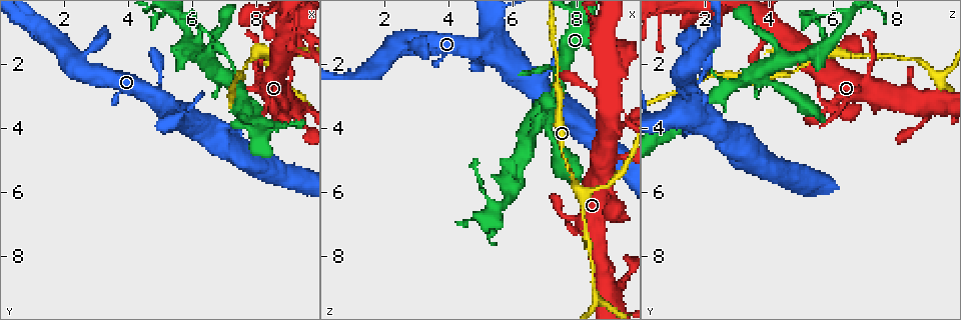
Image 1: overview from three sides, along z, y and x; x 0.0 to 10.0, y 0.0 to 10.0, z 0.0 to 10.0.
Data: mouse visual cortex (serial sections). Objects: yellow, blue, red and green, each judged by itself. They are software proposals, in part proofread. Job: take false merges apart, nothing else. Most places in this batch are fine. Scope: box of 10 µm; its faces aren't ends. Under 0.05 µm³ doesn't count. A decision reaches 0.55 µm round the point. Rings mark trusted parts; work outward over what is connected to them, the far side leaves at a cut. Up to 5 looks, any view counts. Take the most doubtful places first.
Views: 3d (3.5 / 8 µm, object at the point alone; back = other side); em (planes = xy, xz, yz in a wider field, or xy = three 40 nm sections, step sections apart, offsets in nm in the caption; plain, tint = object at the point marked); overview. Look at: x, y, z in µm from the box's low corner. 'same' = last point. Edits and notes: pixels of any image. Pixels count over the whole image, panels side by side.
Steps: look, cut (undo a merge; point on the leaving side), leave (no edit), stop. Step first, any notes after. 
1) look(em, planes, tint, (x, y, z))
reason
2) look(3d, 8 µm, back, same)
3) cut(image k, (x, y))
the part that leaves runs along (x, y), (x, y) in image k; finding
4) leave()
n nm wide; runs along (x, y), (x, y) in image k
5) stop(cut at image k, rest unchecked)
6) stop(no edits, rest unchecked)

look(3d, 3.5 µm, (8.95, 3.50, 5.80))
a narrow waist

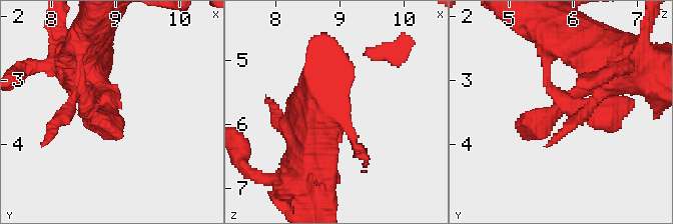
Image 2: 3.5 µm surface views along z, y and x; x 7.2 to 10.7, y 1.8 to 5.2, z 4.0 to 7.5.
look(em, planes, tint, (8.90, 3.50, 5.75))

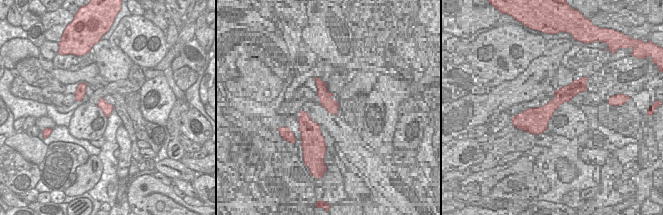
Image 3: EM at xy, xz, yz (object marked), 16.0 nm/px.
leave()
170 nm wide; runs along (600, 64), (544, 123), (526, 116) in image 2; all the same cell

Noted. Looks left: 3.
look(3d, 3.5 µm, (8.60, 2.40, 9.25))
three-way junction

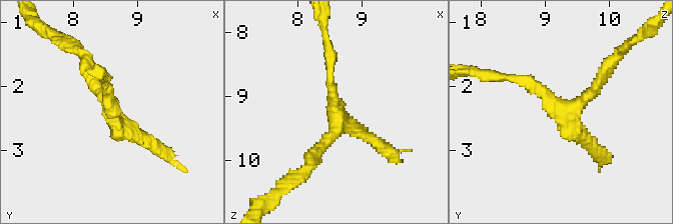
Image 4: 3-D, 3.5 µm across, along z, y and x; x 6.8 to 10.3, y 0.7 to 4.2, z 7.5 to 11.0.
look(em, xy, step 5, tint, (8.55, 2.40, 9.30))
3 arms; arms of 150, 200, 200 nm

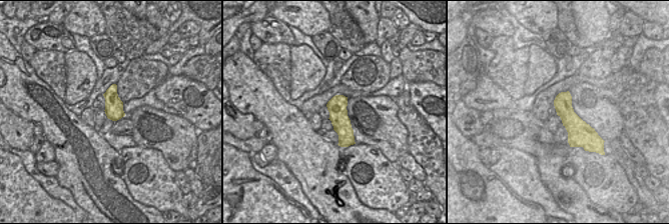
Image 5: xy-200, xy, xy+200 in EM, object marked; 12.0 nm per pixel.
leave()
runs along (507, 76), (536, 85), (594, 147) in image 4; all the same cell

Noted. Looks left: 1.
stop(no edits, rest unchecked)

